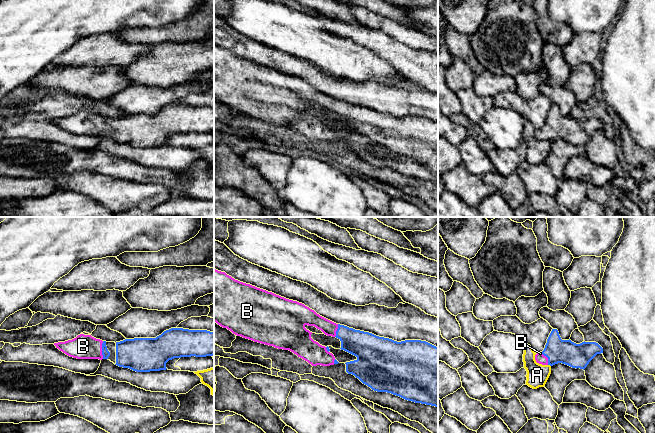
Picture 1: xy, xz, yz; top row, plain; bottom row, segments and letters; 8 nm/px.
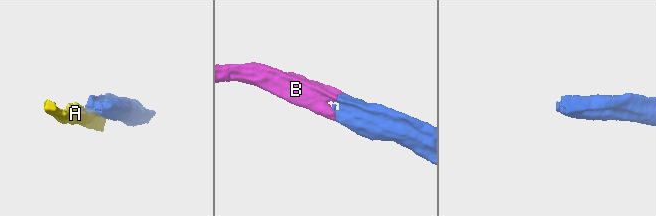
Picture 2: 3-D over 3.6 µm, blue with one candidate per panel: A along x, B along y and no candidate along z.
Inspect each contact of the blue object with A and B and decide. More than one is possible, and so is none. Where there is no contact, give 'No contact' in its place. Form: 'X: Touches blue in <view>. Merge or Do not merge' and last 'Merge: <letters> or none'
A: Touches blue in yz. Do not merge
B: Touches blue in xy. Merge
Merge: B

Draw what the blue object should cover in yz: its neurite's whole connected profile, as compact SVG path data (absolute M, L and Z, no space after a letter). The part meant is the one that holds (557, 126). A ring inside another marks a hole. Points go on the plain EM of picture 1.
M552 105L545 124L542 128L535 131L537 139L553 142L558 139L568 141L572 144L585 145L589 138L597 131L603 129L603 124L596 118L582 118L576 120L569 116L562 116L557 105Z

